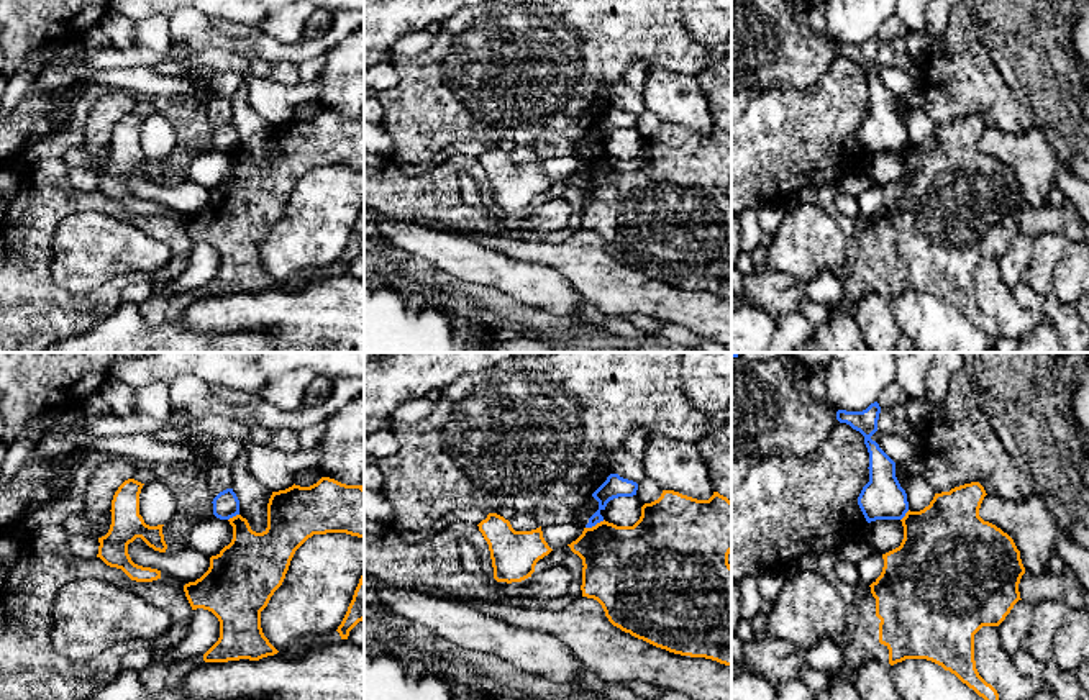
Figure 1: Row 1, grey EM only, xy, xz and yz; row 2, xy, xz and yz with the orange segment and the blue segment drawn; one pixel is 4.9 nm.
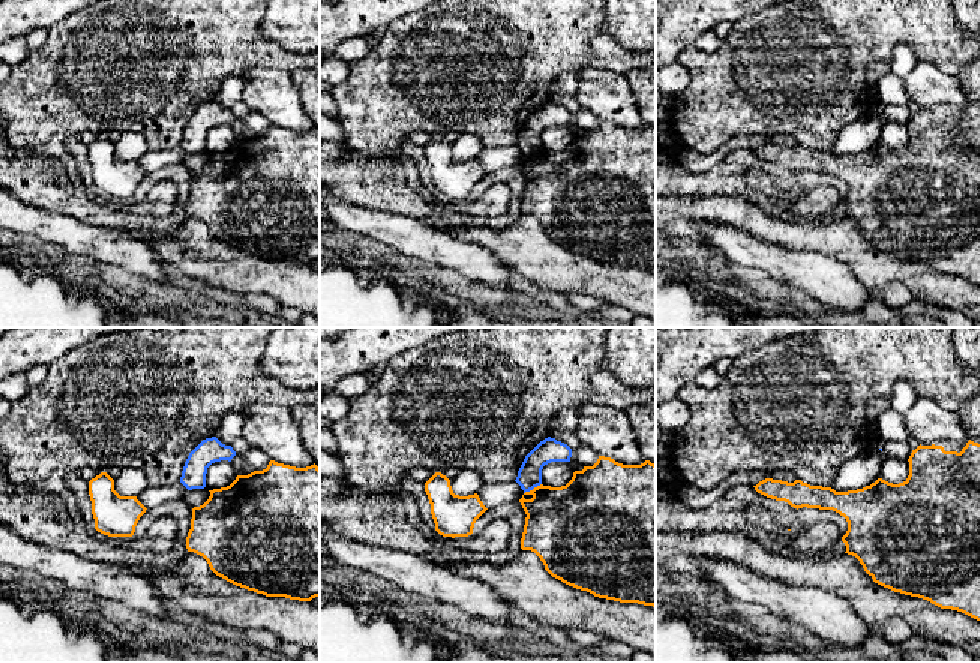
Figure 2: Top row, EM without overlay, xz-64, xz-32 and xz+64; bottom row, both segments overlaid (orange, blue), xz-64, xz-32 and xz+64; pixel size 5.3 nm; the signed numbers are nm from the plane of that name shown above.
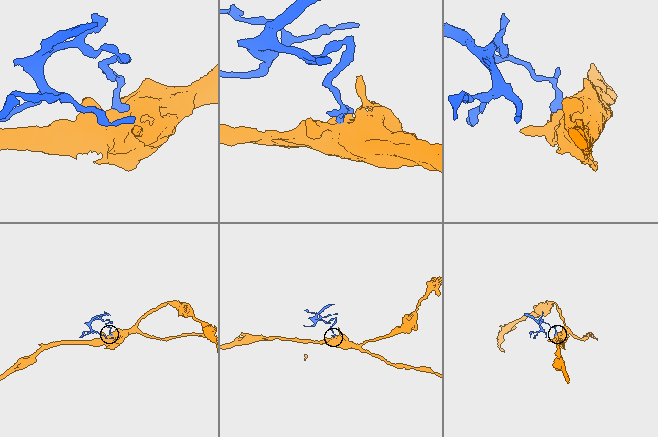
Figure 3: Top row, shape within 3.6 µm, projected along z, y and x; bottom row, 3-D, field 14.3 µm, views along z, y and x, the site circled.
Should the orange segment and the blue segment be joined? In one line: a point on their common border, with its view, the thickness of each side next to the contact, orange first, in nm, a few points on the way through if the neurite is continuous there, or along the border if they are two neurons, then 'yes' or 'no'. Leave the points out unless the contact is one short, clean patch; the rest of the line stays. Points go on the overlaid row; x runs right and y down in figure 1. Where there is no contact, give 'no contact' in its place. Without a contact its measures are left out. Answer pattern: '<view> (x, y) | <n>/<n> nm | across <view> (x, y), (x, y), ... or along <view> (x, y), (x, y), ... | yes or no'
xz (596, 525) | 400/110 nm | along xz (604, 520), (586, 528) | no

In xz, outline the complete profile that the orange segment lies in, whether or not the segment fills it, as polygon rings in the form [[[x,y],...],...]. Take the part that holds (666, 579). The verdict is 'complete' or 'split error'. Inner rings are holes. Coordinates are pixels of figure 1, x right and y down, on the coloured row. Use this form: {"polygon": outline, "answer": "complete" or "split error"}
{"polygon": [[[663,490],[658,500],[641,507],[633,526],[604,520],[584,528],[567,546],[582,559],[582,597],[597,600],[613,626],[669,652],[731,666],[731,502],[727,497],[713,492],[709,500],[697,500]]], "answer": "complete"}

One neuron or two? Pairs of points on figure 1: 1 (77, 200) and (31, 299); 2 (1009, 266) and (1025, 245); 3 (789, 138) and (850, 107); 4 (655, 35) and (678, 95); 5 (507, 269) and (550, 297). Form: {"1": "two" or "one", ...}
{"1": "one", "2": "one", "3": "one", "4": "two", "5": "one"}

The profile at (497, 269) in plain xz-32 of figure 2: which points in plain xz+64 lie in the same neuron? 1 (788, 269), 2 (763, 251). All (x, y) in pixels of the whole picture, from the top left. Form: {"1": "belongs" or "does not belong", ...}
{"1": "belongs", "2": "belongs"}

